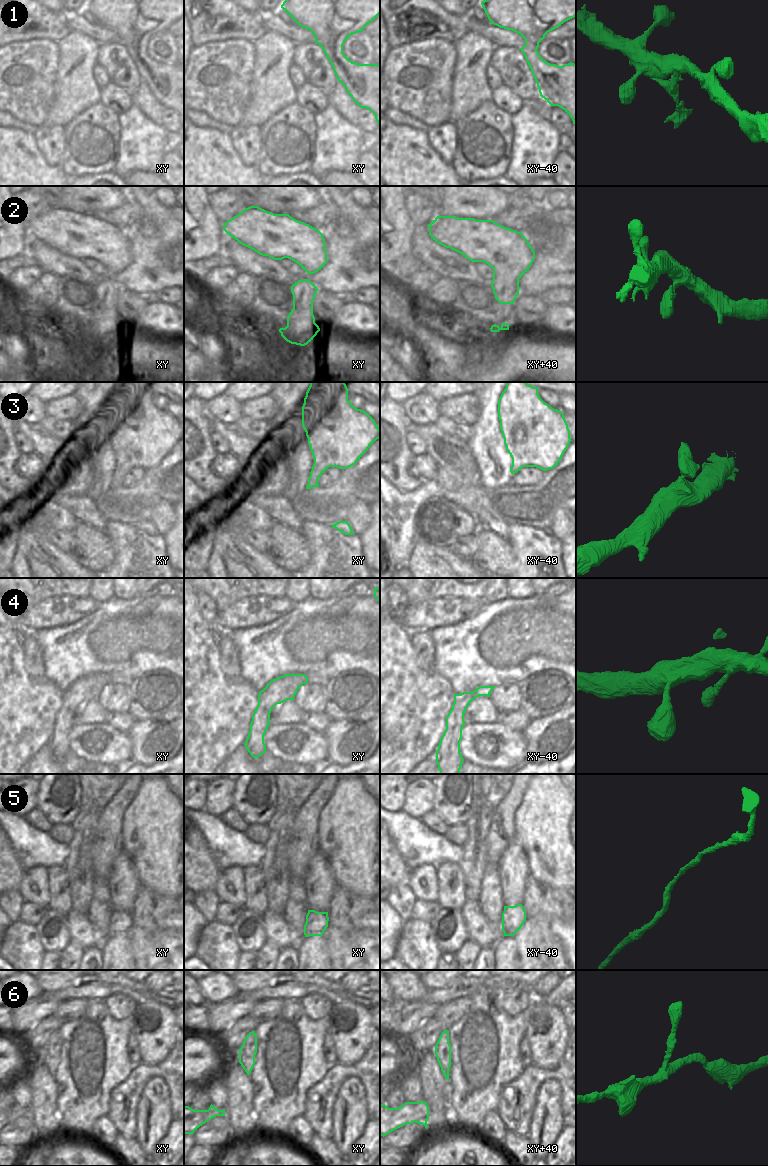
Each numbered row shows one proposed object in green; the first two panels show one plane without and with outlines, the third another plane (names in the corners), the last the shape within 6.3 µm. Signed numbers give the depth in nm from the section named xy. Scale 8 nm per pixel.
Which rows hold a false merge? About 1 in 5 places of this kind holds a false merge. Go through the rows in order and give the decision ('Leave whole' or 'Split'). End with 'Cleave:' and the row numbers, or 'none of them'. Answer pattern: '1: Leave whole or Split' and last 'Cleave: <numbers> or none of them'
1: Leave whole
2: Leave whole
3: Leave whole
4: Leave whole
5: Leave whole
6: Leave whole
Cleave: none of them.

